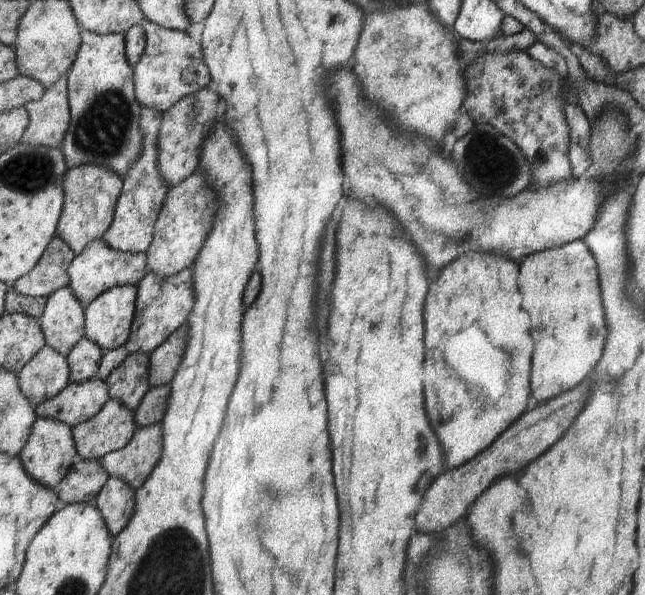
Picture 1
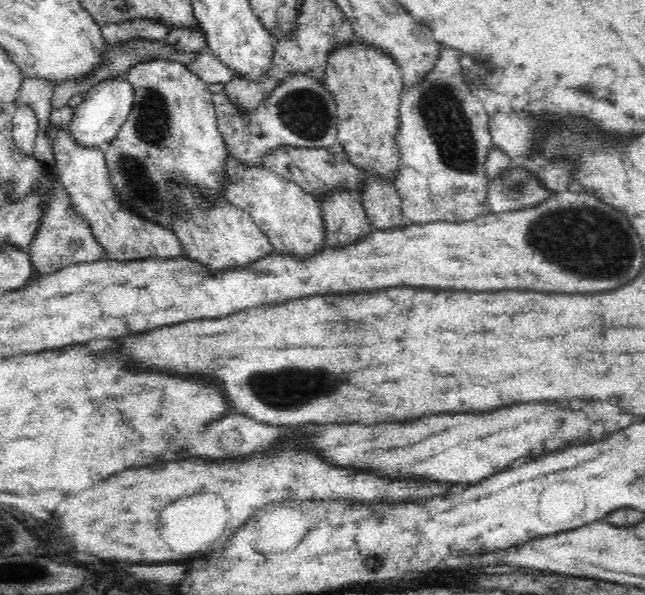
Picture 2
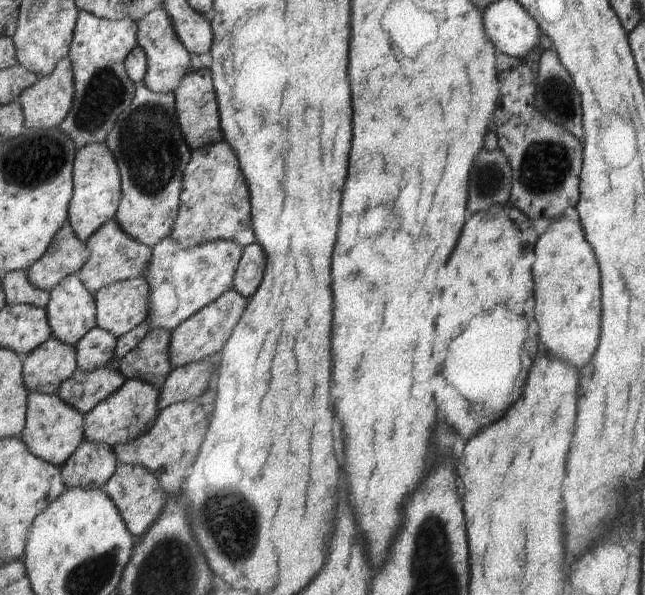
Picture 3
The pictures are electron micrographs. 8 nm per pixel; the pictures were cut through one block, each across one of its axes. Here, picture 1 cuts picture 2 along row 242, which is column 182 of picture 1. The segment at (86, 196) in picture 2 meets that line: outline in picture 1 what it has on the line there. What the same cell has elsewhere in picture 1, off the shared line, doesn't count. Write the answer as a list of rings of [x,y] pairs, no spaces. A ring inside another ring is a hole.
[[[203,89],[197,94],[186,96],[181,102],[162,114],[161,134],[158,136],[158,167],[162,177],[171,184],[178,185],[199,172],[199,148],[211,130],[217,125],[217,104],[219,94],[213,90]]]

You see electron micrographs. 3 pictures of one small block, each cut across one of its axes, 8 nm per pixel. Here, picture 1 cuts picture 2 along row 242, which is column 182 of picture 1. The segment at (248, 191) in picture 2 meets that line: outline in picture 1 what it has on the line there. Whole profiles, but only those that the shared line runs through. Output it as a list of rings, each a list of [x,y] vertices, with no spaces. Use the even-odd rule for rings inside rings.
[[[185,269],[169,278],[161,278],[149,273],[138,284],[137,317],[132,326],[130,340],[125,346],[129,355],[145,353],[150,355],[157,350],[180,326],[188,322],[193,313],[197,294],[194,291],[194,271]]]

